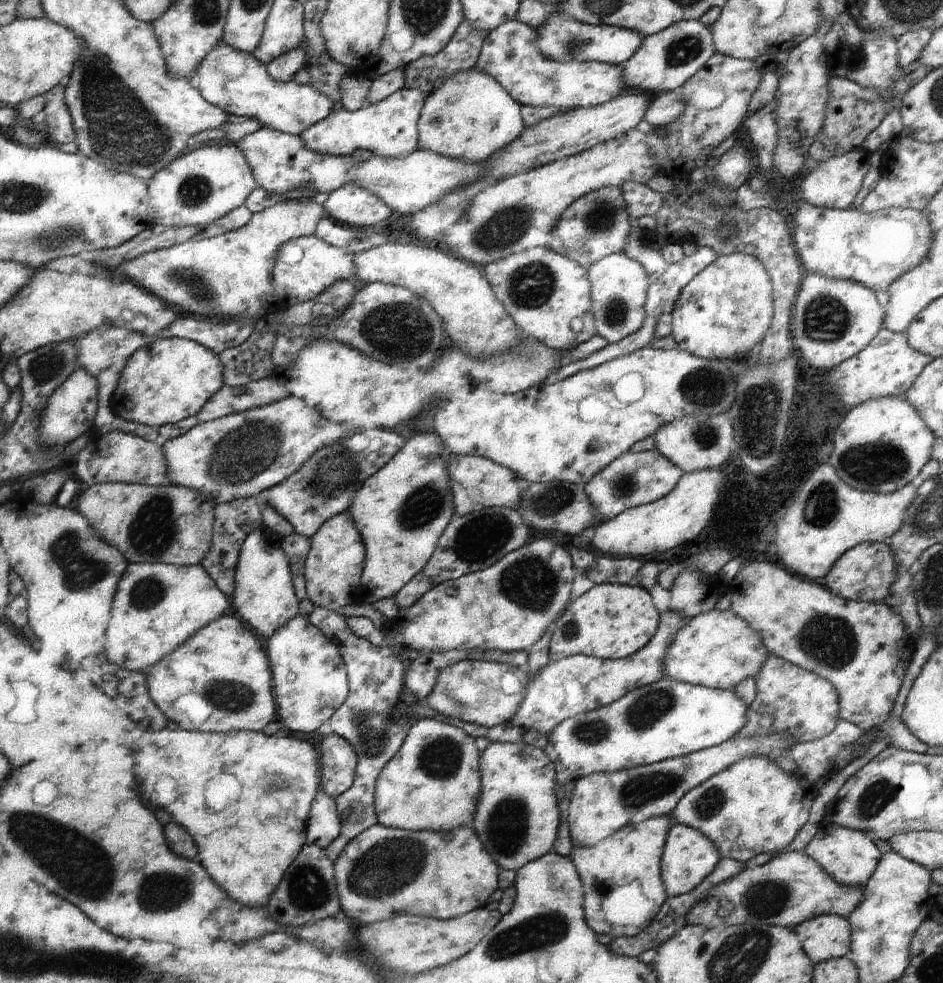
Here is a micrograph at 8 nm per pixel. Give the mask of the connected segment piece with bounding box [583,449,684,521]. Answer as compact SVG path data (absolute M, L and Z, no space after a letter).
M655 449L621 455L583 488L600 521L620 515L626 510L655 502L667 496L680 481L683 471Z

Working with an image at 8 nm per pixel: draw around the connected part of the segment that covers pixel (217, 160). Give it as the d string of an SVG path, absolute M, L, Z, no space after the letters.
M234 144L222 146L204 146L189 154L176 158L169 166L156 172L148 181L144 182L149 195L149 214L151 226L164 227L206 227L232 210L243 207L248 196L259 188L246 158Z

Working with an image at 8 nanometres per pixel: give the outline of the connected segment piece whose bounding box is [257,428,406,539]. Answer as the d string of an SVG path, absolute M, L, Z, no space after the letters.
M362 429L356 434L348 434L340 438L340 442L317 450L300 470L261 492L257 498L258 505L263 508L268 504L292 524L296 534L311 539L330 518L348 511L360 487L369 482L372 474L386 466L404 446L404 438L390 429Z

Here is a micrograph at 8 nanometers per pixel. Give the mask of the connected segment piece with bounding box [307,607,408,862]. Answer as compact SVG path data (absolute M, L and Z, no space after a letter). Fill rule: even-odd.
M314 607L313 613L308 615L311 622L328 640L332 640L342 656L342 662L346 666L349 691L342 706L329 718L333 734L340 735L350 742L355 750L357 760L356 776L354 782L346 792L333 797L337 809L343 817L340 836L325 848L326 854L334 862L344 850L344 846L356 838L356 835L376 824L376 808L374 808L374 796L376 781L386 763L396 756L406 738L408 726L402 726L392 719L389 714L392 706L404 690L404 675L406 672L406 659L392 657L389 653L375 643L368 642L352 634L350 628L342 624L342 618L338 613L328 612L324 608ZM356 806L362 806L362 818L354 823L348 823L346 818L352 814Z

